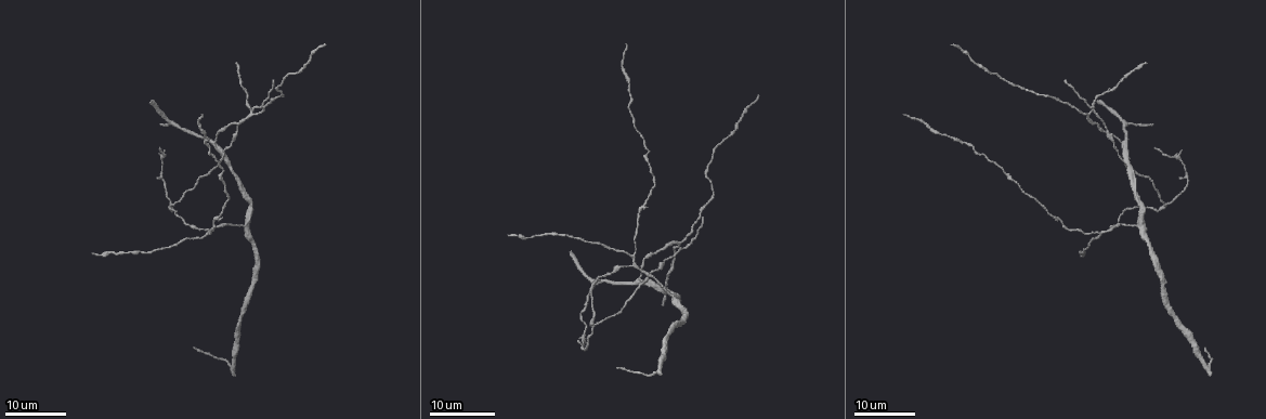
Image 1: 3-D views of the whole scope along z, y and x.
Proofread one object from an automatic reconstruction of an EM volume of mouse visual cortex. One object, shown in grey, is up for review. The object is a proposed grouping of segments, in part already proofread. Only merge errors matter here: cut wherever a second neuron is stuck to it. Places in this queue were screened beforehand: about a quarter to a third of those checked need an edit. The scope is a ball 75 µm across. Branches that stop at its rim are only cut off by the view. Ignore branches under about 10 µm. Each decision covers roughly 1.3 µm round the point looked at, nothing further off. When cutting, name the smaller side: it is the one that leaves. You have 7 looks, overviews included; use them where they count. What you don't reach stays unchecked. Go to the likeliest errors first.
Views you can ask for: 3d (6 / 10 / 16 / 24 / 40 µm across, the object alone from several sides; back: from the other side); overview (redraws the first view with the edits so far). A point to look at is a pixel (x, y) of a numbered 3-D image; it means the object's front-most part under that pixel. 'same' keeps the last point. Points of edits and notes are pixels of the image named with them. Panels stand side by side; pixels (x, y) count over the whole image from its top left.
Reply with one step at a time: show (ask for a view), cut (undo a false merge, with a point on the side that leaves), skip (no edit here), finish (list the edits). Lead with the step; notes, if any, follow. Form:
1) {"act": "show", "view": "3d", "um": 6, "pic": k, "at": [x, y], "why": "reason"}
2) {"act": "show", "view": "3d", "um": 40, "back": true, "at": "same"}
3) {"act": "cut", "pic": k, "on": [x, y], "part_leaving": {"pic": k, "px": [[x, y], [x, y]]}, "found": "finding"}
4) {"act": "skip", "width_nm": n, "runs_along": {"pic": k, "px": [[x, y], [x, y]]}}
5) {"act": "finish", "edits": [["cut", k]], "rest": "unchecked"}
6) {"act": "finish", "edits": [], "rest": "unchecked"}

{"act": "show", "view": "3d", "um": 16, "pic": 1, "at": [590, 328], "why": "two arms in line, one across"}

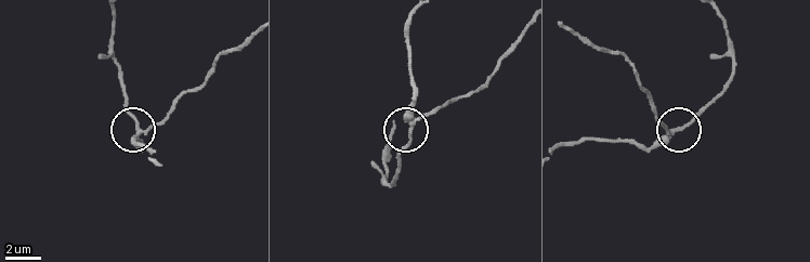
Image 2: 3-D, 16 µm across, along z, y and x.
{"act": "show", "view": "3d", "um": 6, "pic": 2, "at": [409, 124]}

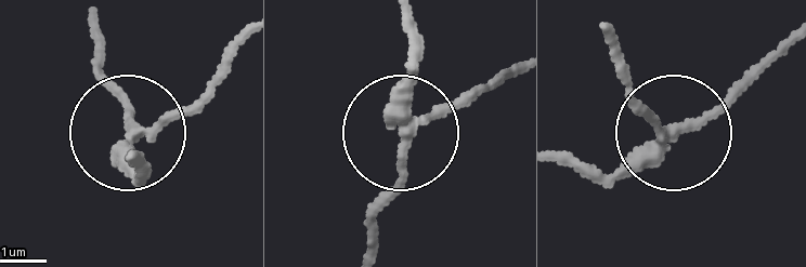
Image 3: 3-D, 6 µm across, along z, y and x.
{"act": "cut", "pic": 3, "on": [200, 101], "part_leaving": {"pic": 3, "px": [[150, 133], [238, 51]]}, "found": "two neurons meet here"}

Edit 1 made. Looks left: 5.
{"act": "show", "view": "3d", "um": 24, "pic": 1, "at": [251, 114], "why": "three arms meet"}

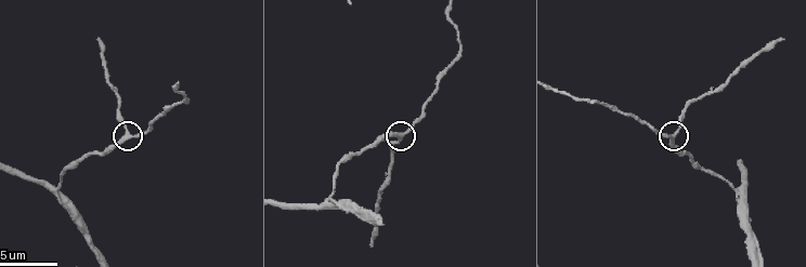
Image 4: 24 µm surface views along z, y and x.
{"act": "show", "view": "3d", "um": 6, "pic": 4, "at": [675, 135]}

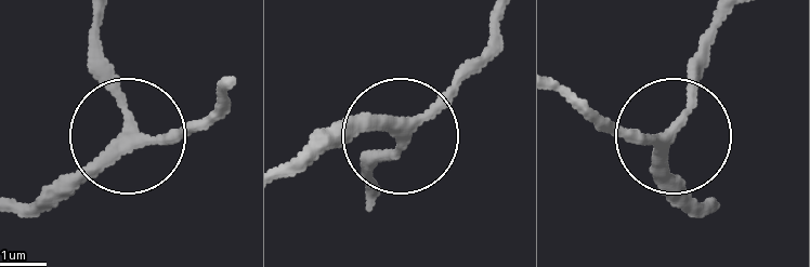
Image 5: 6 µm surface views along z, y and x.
{"act": "skip", "runs_along": {"pic": 5, "px": [[284, 176], [365, 130], [396, 134], [369, 169]]}, "found": "one neuron here"}

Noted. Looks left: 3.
{"act": "show", "view": "3d", "um": 24, "pic": 1, "at": [634, 264], "why": "arms part here"}

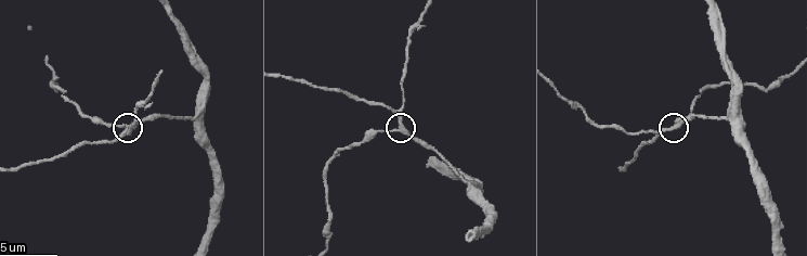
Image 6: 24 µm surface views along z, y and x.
{"act": "show", "view": "3d", "um": 10, "pic": 6, "at": [400, 130]}

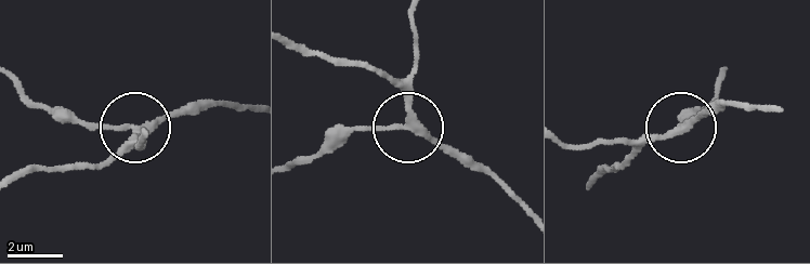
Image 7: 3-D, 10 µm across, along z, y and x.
{"act": "skip", "arms": 3, "runs_along": {"pic": 7, "px": [[522, 210], [487, 175], [410, 129], [328, 127]]}, "found": "one neuron here"}

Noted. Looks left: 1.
{"act": "finish", "edits": [["cut", 3]], "rest": "unchecked"}

